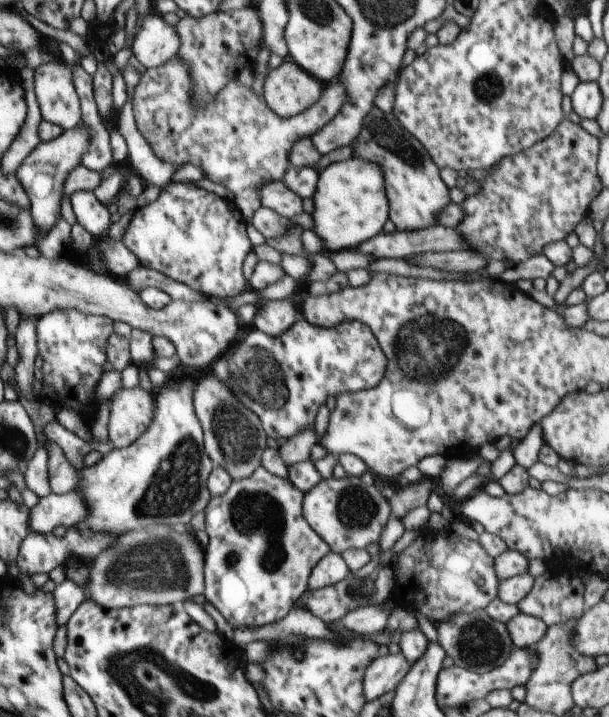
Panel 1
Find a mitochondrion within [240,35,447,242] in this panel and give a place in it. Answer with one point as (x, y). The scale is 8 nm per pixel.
(382, 130)

